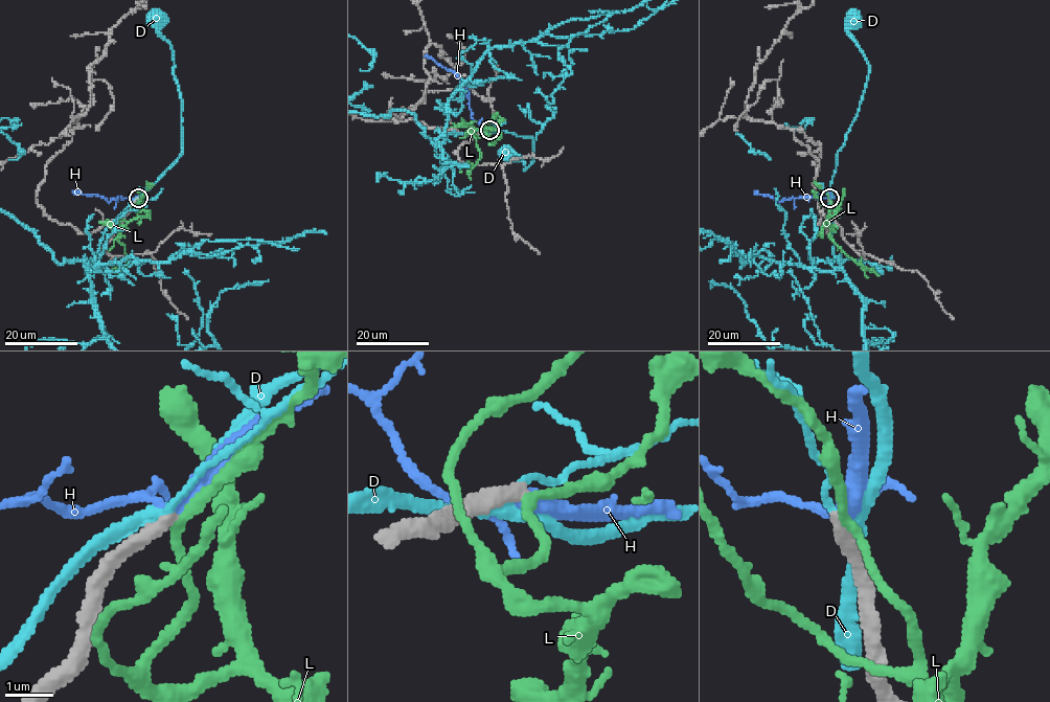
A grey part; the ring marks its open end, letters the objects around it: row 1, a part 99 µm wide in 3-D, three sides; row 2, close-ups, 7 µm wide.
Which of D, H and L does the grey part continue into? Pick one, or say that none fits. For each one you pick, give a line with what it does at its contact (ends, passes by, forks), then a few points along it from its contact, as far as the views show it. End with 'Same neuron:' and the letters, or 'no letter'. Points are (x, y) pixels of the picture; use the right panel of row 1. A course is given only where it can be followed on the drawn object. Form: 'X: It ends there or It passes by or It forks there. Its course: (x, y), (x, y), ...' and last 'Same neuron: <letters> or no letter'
H: It forks there. Its course: (828, 198), (790, 197), (779, 202), (770, 196), (755, 193)
Same neuron: H

